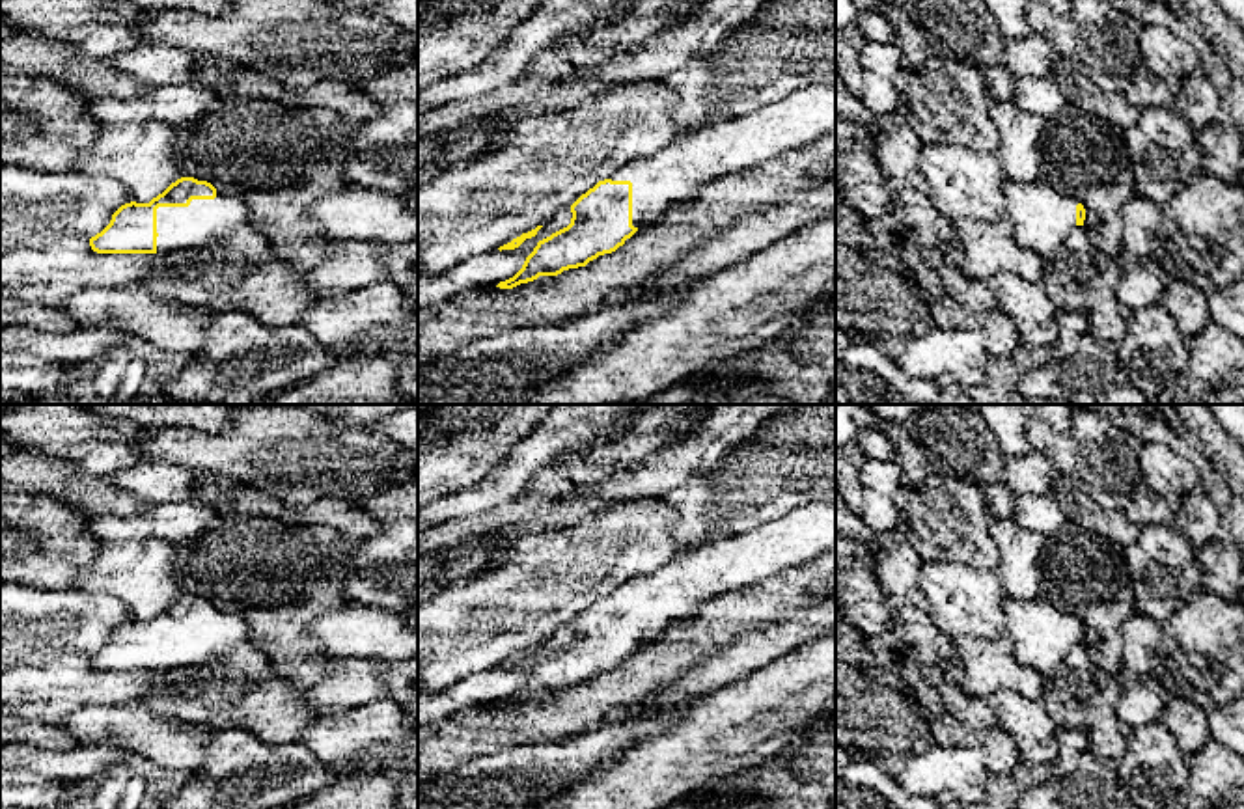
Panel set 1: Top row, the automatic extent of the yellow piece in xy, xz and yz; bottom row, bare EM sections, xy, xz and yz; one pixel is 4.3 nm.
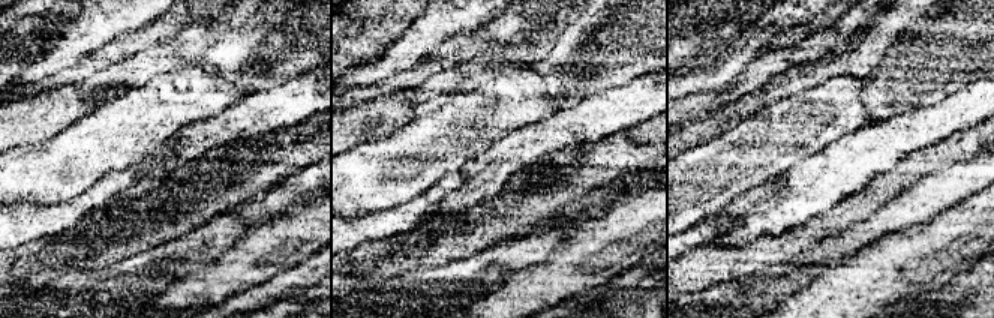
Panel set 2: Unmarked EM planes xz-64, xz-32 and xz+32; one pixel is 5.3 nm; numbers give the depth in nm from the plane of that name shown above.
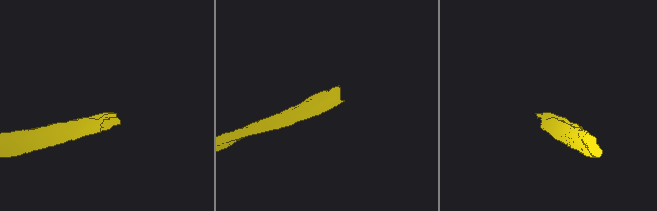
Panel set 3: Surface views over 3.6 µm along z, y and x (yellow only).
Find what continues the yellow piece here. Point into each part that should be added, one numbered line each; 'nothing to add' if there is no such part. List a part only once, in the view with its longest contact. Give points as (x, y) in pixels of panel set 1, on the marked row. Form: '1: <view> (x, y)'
1: xy (178, 228)

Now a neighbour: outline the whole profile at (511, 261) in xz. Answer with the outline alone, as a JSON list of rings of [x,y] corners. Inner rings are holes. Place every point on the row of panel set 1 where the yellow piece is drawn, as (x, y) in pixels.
[[[563,207],[543,224],[535,237],[526,239],[515,250],[500,252],[496,248],[489,254],[459,261],[438,274],[418,274],[418,313],[464,291],[492,287],[513,278],[522,268],[537,242],[567,227],[571,218],[571,207]]]

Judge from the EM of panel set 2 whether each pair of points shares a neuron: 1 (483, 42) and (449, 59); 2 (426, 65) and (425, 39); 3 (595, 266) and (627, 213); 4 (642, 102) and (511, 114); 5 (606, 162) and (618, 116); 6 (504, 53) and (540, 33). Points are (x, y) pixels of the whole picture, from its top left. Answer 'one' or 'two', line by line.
1: one
2: two
3: one
4: two
5: two
6: one

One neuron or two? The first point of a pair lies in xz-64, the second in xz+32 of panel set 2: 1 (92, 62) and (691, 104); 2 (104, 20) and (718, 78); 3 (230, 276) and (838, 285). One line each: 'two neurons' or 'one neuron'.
1: one neuron
2: one neuron
3: one neuron

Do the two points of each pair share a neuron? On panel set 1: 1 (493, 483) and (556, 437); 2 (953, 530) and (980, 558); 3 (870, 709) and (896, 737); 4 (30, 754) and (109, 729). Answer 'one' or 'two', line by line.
1: one
2: one
3: one
4: two

